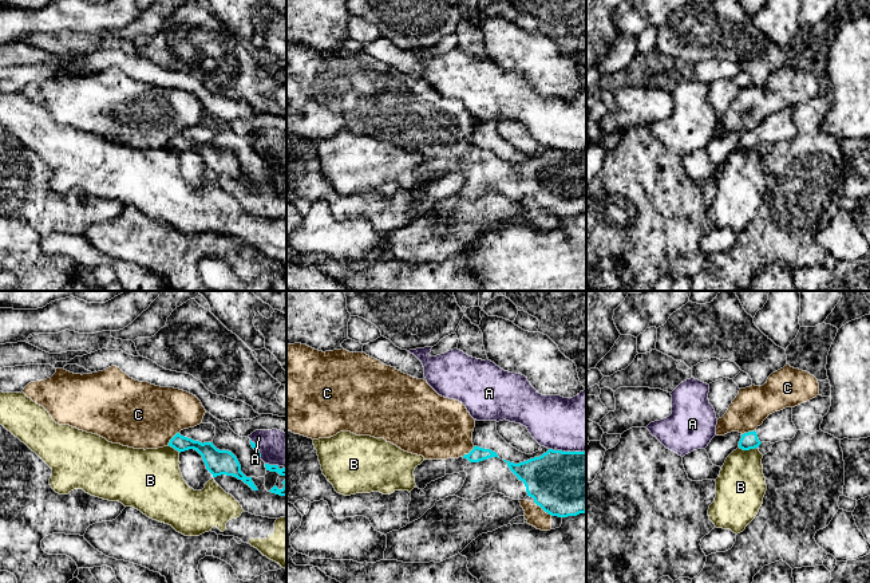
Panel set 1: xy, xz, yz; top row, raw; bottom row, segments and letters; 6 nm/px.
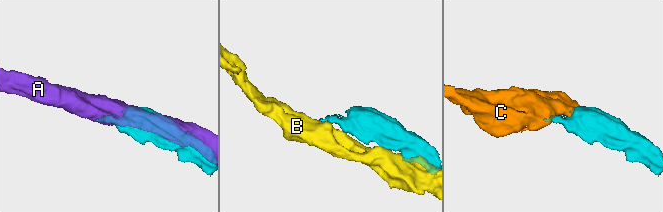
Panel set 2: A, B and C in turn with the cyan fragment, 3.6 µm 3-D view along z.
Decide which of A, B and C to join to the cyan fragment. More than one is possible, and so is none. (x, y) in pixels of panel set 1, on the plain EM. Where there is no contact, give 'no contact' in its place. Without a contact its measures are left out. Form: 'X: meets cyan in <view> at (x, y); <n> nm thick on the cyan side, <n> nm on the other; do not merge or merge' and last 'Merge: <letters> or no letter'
A: meets cyan in xz at (572, 152); 380 nm thick on the cyan side, 340 nm on the other; do not merge
B: meets cyan in yz at (748, 149); 100 nm thick on the cyan side, 300 nm on the other; do not merge
C: meets cyan in xy at (171, 138); 100 nm thick on the cyan side, 400 nm on the other; do not merge
Merge: no letter

